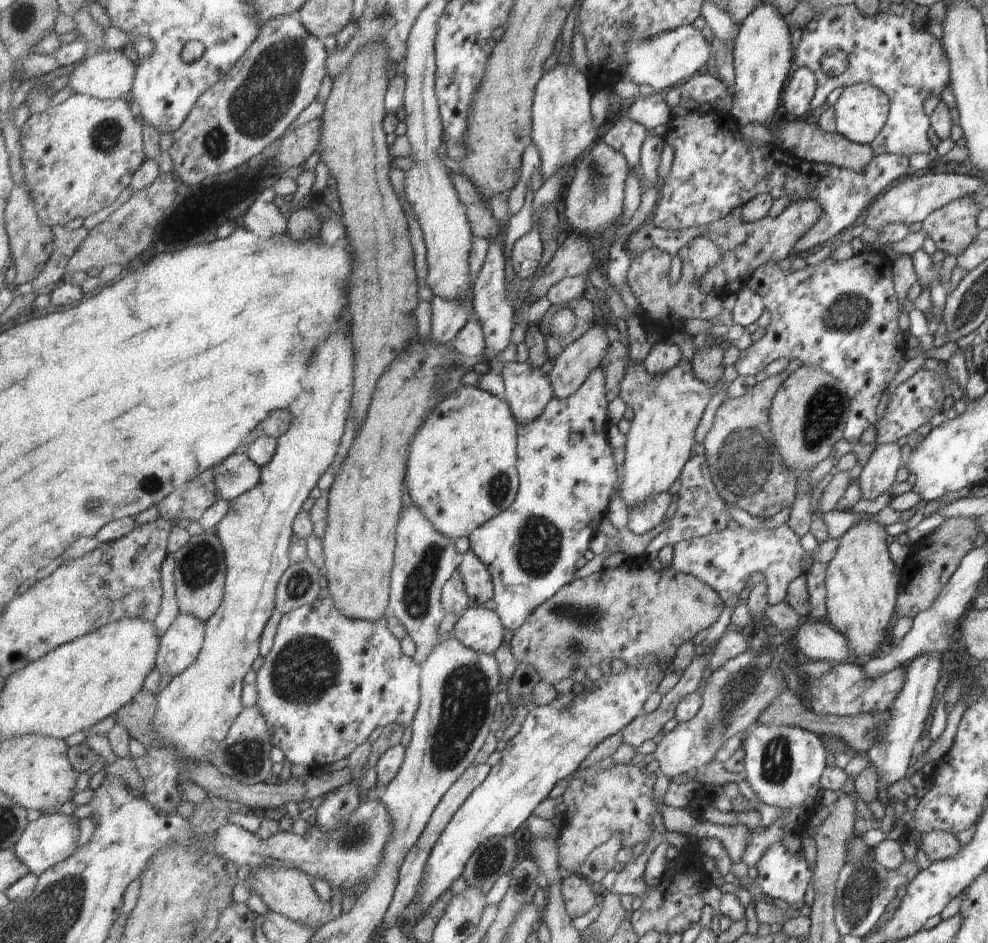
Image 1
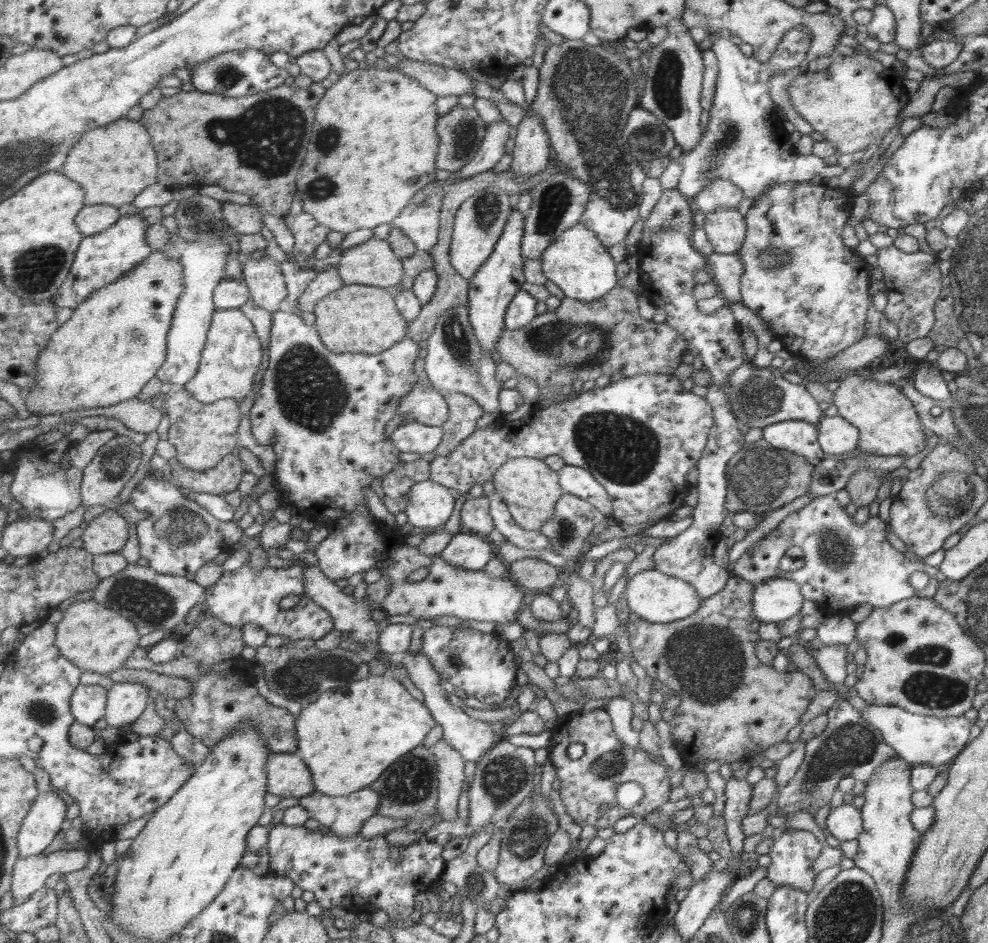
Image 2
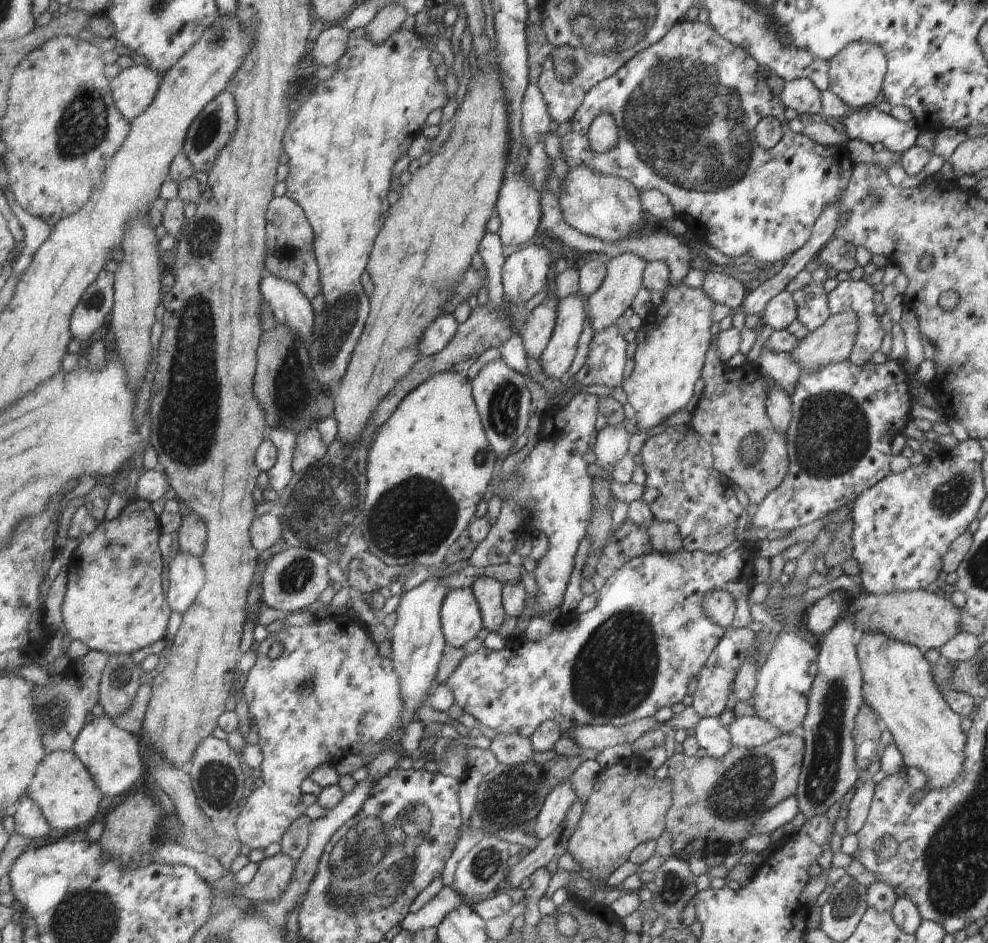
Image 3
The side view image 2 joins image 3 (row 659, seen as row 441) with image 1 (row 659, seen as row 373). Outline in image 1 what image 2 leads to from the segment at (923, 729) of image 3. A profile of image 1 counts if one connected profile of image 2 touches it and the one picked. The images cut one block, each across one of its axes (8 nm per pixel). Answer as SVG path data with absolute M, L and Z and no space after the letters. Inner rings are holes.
M859 520L853 526L849 527L837 540L837 550L833 558L827 562L825 567L825 619L827 623L841 638L851 650L850 661L861 662L871 656L875 656L877 649L885 640L885 630L891 617L895 616L893 609L897 600L897 588L899 588L900 574L895 570L895 565L887 553L887 543L885 527L877 521Z

